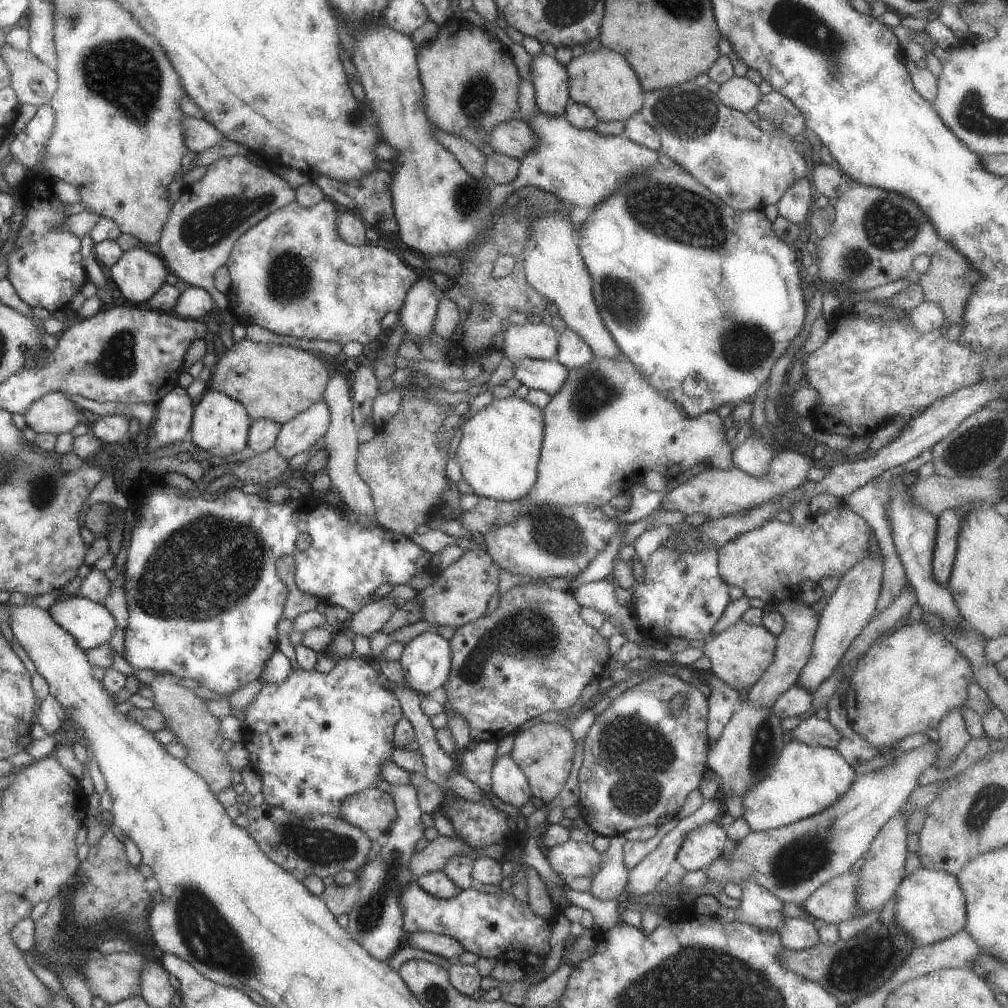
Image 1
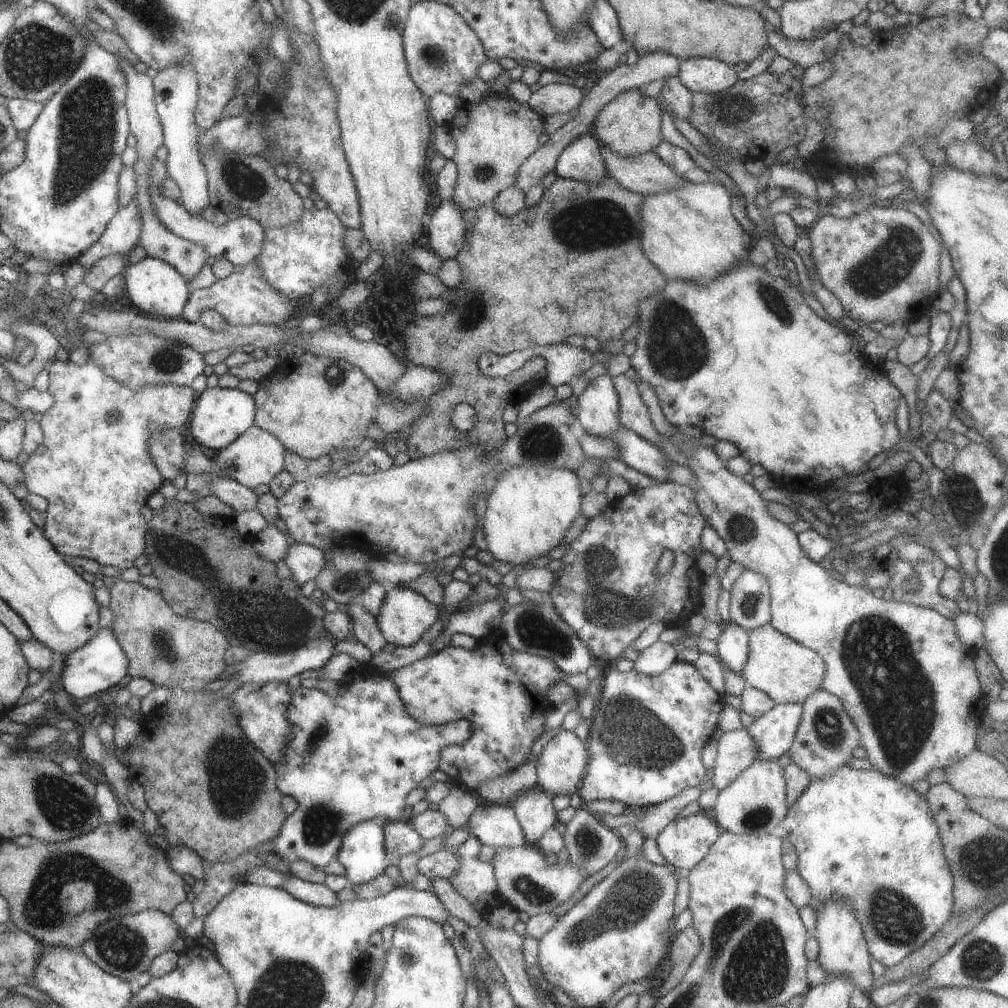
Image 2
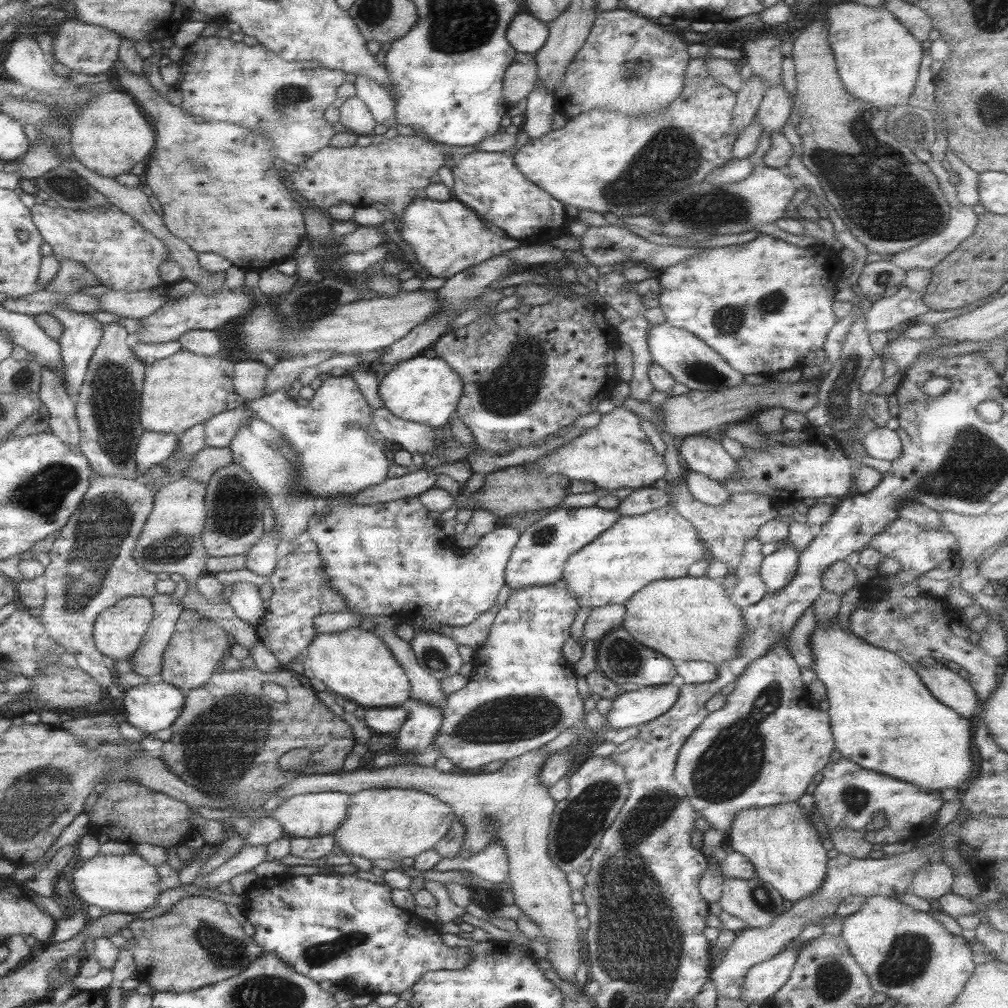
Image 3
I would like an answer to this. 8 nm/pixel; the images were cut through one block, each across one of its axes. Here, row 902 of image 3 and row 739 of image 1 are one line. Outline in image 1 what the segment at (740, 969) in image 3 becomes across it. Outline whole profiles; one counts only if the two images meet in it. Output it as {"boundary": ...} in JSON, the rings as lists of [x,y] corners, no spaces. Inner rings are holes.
{"boundary":[[[805,715],[791,729],[791,738],[806,745],[819,745],[835,749],[839,740],[837,729],[827,720]]]}

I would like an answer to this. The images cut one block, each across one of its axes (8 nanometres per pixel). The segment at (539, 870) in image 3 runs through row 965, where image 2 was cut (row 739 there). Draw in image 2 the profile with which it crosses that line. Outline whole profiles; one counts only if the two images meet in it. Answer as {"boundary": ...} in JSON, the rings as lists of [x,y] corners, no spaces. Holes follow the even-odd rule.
{"boundary":[[[562,728],[544,745],[536,758],[535,772],[537,784],[543,792],[552,797],[561,794],[569,796],[575,793],[587,766],[587,757],[585,743],[575,736],[574,731],[565,731]]]}

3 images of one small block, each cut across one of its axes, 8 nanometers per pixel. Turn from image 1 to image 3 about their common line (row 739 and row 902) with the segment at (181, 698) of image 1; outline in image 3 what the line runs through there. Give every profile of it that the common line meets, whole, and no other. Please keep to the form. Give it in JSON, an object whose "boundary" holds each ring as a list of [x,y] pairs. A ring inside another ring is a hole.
{"boundary":[[[190,895],[181,898],[172,904],[169,910],[150,919],[133,919],[127,926],[132,931],[135,944],[125,942],[125,948],[135,965],[135,976],[139,982],[145,982],[157,992],[188,992],[191,989],[201,988],[231,978],[243,971],[247,964],[259,957],[262,948],[259,948],[253,939],[245,935],[241,925],[227,912],[225,904],[203,895]]]}

